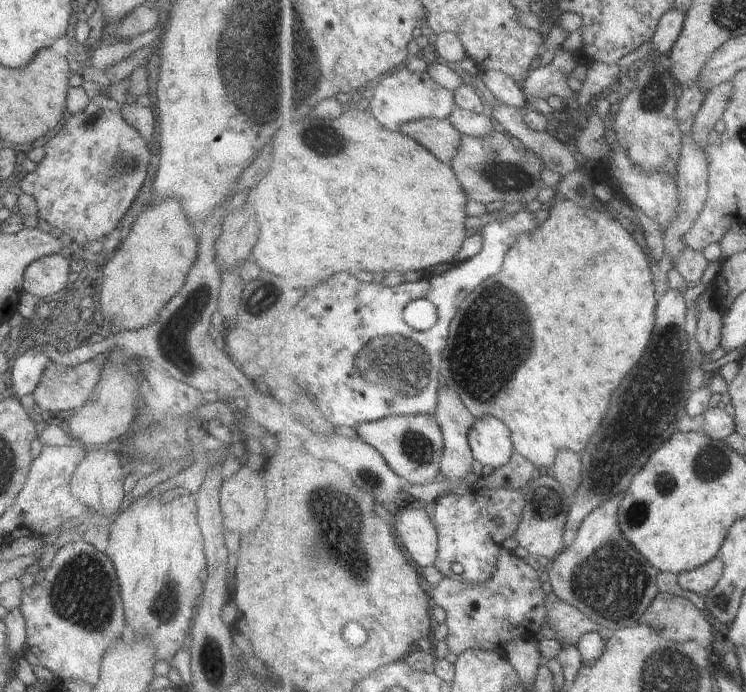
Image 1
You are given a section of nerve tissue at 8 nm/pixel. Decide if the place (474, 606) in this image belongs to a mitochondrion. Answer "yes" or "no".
no

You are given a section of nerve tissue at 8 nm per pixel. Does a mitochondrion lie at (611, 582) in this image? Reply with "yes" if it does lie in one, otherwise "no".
yes

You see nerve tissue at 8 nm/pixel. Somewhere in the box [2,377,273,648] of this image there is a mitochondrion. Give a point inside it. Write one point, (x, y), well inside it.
(82, 594)

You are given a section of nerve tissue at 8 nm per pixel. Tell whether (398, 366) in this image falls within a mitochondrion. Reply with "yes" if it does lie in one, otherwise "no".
yes

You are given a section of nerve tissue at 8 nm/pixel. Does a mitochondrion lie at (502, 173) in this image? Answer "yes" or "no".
yes

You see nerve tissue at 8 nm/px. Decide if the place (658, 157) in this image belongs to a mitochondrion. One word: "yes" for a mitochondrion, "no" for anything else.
no

